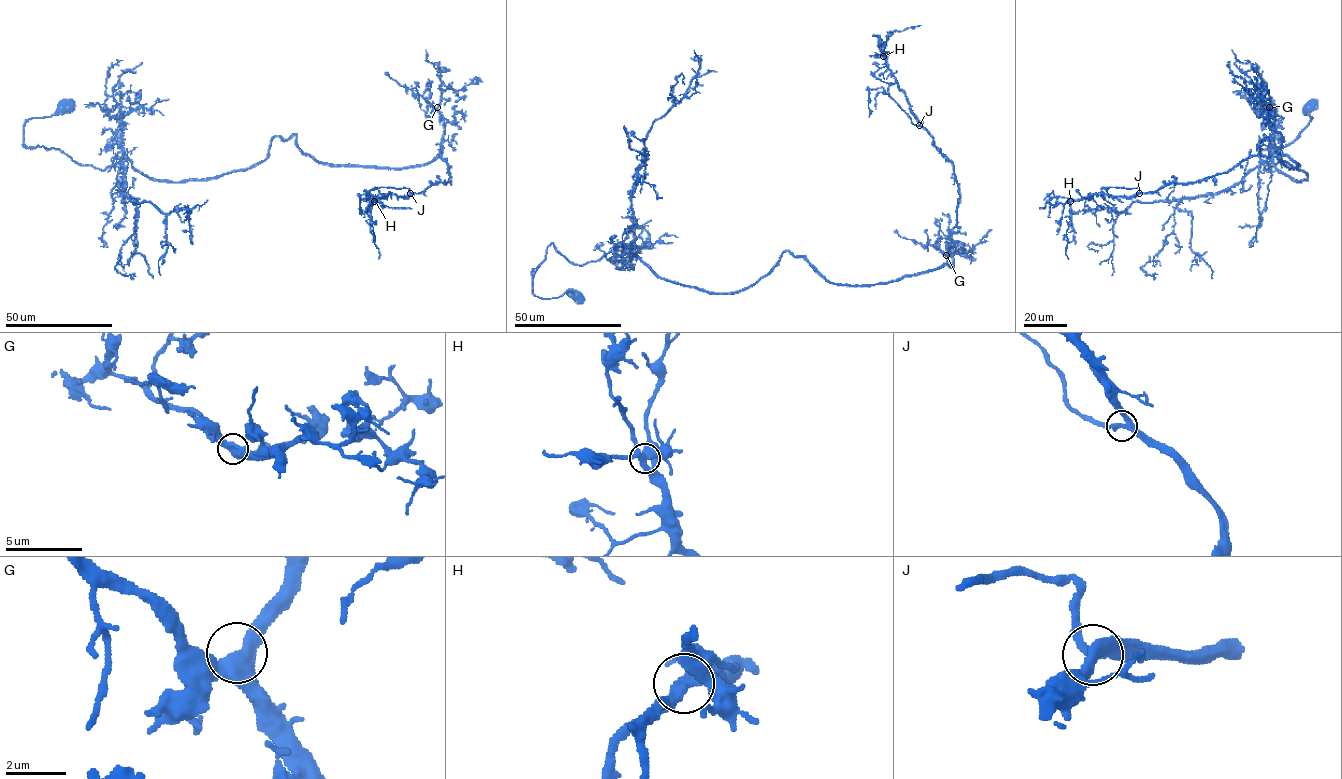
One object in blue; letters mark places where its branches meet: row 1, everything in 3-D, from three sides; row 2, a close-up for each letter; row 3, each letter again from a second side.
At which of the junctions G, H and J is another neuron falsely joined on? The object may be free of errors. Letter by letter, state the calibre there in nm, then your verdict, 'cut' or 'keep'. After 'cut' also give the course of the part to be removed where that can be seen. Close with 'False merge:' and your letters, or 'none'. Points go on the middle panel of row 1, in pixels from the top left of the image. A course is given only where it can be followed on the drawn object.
G: calibre 440 nm; keep
H: calibre 280 nm; keep
J: calibre 300 nm; keep
False merge: none

